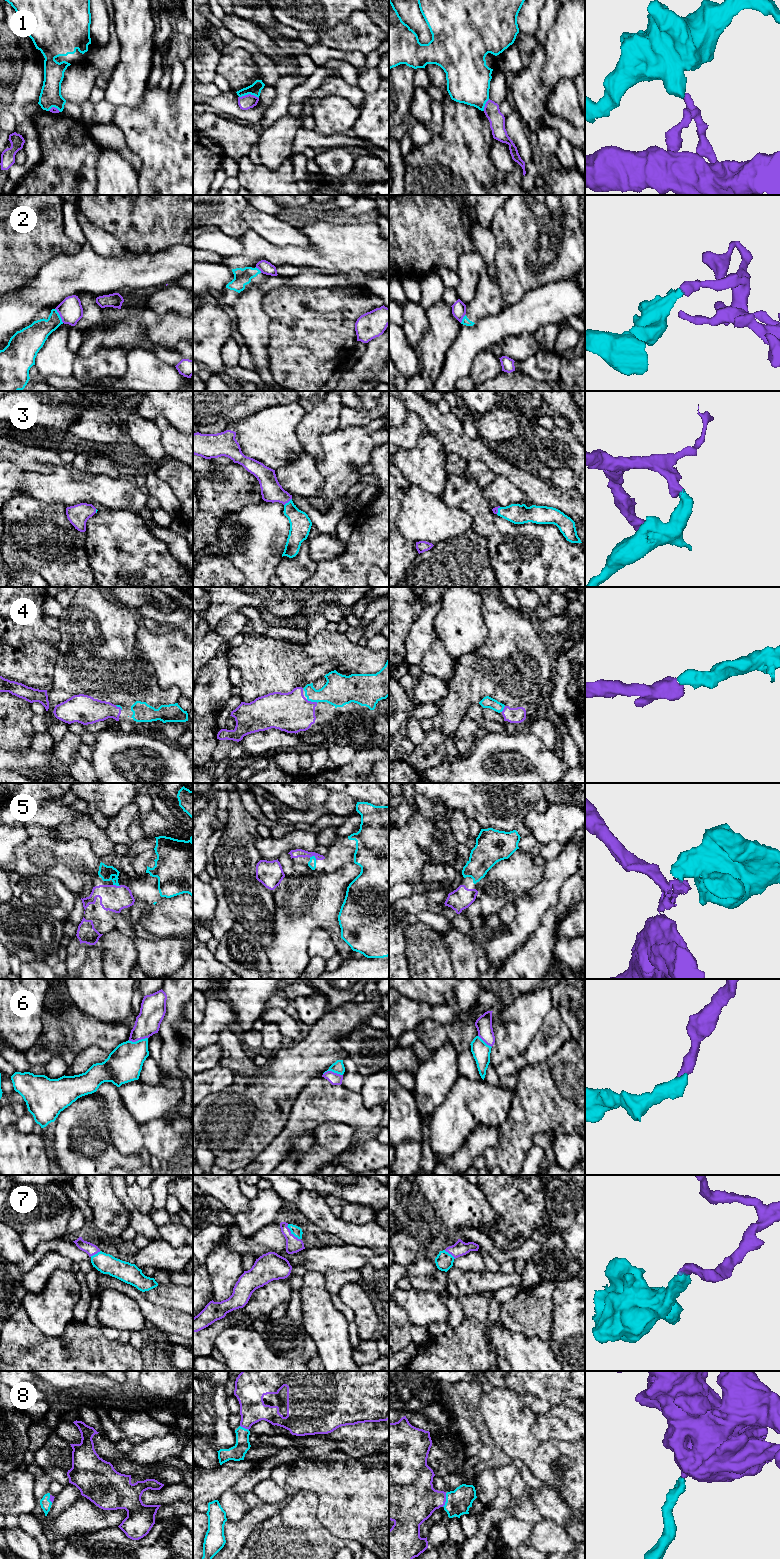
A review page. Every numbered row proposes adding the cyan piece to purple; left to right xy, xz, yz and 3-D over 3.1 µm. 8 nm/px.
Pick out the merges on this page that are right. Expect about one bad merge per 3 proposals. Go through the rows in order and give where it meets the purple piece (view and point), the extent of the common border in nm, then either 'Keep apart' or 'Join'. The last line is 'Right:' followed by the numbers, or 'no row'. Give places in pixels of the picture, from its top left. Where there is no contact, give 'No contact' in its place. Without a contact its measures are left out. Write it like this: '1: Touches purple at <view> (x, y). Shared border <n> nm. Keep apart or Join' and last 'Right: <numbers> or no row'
1: Touches purple at xz (249, 94). Shared border 160 nm. Keep apart
2: Touches purple at xy (59, 314). Shared border 140 nm. Keep apart
3: Touches purple at xz (287, 502). Shared border 90 nm. Join
4: Touches purple at xz (312, 702). Shared border 100 nm. Join
5: Touches purple at xz (313, 855). Shared border 70 nm. Join
6: Touches purple at xz (333, 1072). Shared border 160 nm. Join
7: Touches purple at xz (292, 1234). Shared border 170 nm. Join
8: Touches purple at yz (445, 1500). Shared border 120 nm. Join
Right: 3, 4, 5, 6, 7, 8

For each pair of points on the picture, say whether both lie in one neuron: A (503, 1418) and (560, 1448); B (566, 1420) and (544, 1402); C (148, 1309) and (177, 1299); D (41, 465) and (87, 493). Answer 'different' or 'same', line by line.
A: same
B: different
C: different
D: different

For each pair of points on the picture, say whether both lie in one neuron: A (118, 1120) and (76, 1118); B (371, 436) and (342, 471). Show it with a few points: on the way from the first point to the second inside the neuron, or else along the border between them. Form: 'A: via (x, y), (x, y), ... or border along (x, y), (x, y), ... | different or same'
A: border along (99, 1096), (106, 1110), (106, 1129), (113, 1141) | different
B: via (362, 445), (345, 462) | same

